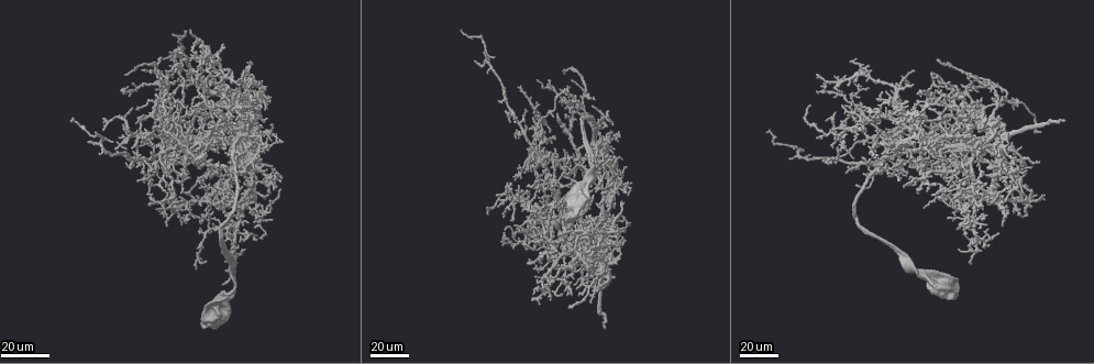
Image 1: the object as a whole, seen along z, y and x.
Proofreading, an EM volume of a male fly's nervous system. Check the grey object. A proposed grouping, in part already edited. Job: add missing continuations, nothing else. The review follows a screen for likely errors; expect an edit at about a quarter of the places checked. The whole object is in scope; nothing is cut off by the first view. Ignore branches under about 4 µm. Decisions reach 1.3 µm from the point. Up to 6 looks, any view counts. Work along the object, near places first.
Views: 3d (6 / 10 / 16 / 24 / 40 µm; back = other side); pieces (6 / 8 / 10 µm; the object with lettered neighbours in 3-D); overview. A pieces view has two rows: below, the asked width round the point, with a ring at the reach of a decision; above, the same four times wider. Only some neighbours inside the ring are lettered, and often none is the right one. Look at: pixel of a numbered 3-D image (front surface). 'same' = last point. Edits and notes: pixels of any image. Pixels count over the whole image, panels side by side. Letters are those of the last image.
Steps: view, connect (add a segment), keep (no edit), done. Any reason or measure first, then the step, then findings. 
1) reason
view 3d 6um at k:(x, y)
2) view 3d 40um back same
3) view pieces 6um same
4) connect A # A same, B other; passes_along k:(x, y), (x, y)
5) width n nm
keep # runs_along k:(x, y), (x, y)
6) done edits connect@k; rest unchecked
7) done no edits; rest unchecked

branch stops here
view 3d 40um at 1:(1066, 121)

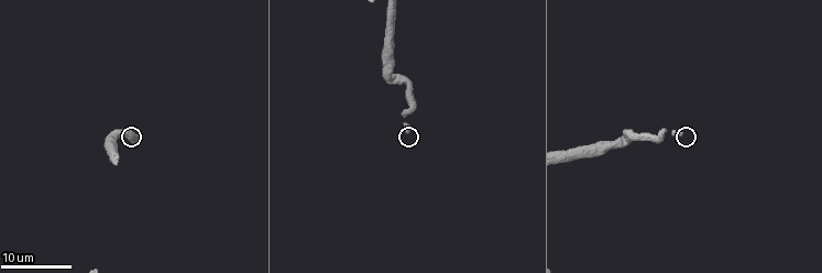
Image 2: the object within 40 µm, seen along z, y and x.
view pieces 6um at 2:(409, 133)

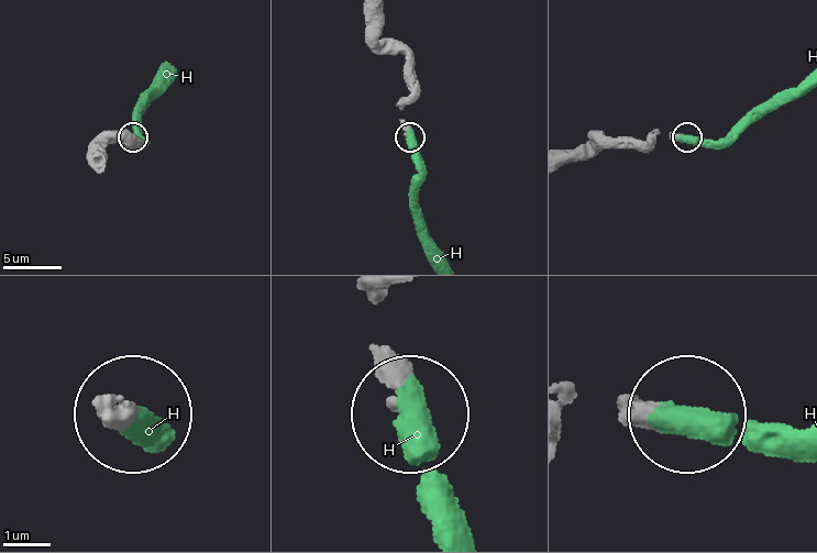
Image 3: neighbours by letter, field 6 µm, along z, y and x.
connect H # H same; it goes on there

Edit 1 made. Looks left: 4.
tapers out
view 3d 24um at 1:(937, 77)

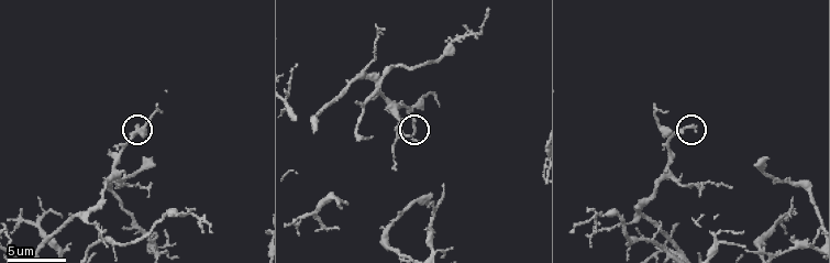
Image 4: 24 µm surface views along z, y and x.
see the neighbours
view pieces 10um at 4:(414, 135)

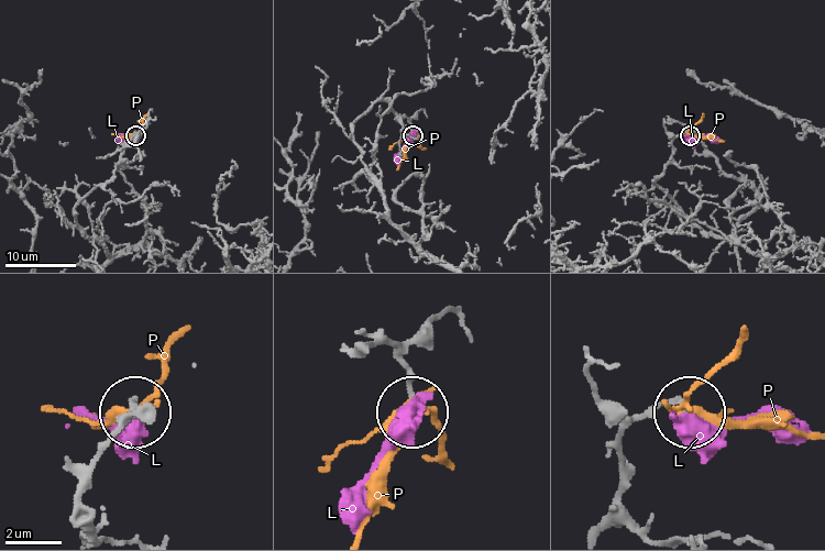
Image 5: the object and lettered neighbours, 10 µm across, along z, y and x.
keep # L other, P other; no lettered segment goes on from it

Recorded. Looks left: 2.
branch stops here
view 3d 24um at 1:(544, 167)

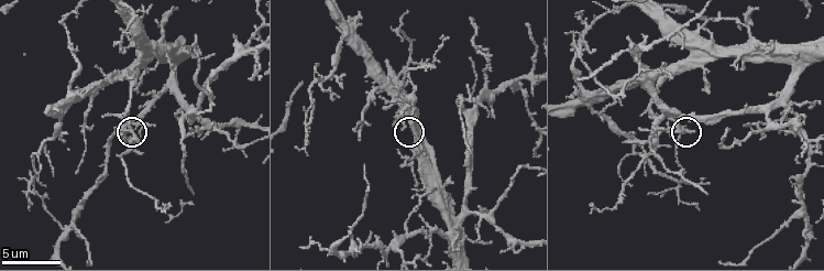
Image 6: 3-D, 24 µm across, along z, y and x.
what lies round it
view pieces 10um at 6:(681, 134)

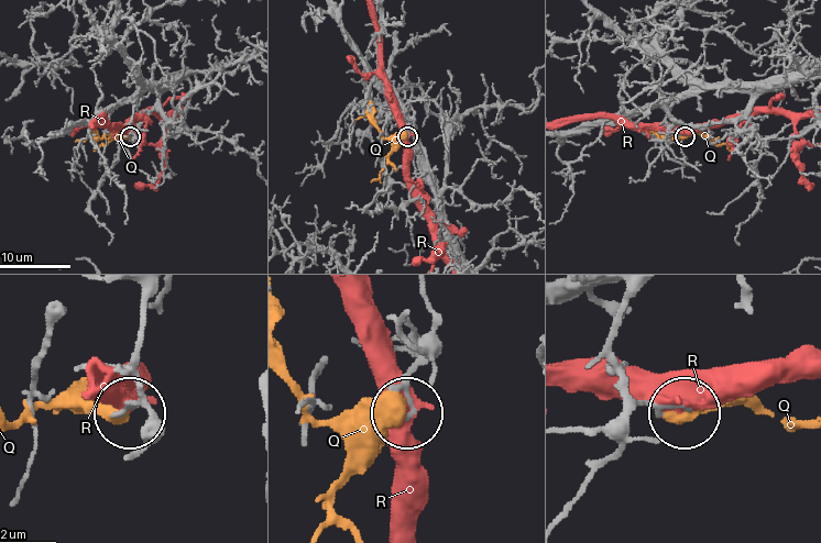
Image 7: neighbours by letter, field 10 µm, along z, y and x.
keep # Q other, R other; no lettered segment goes on from it

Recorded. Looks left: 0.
done edits connect@3; rest unchecked

